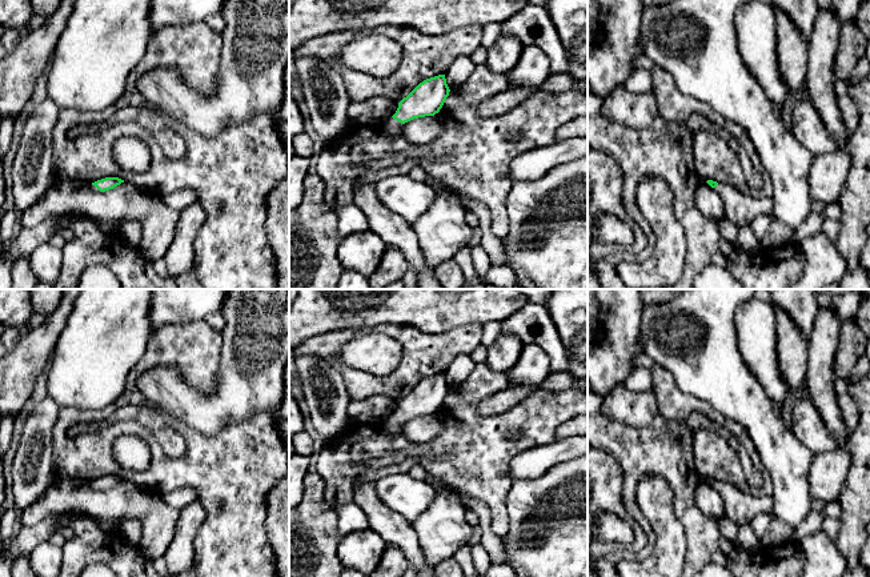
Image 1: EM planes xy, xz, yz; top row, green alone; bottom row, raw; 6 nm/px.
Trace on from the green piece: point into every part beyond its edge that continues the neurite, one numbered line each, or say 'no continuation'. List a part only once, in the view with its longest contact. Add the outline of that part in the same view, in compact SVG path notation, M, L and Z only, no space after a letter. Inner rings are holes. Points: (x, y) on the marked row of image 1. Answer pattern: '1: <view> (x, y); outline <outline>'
1: xz (392, 127); outline M390 117L384 124L381 124L381 129L392 136L396 136L401 131L402 125L404 124Z

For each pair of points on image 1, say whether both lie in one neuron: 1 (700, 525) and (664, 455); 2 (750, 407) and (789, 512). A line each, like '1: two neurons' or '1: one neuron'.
1: one neuron
2: one neuron

